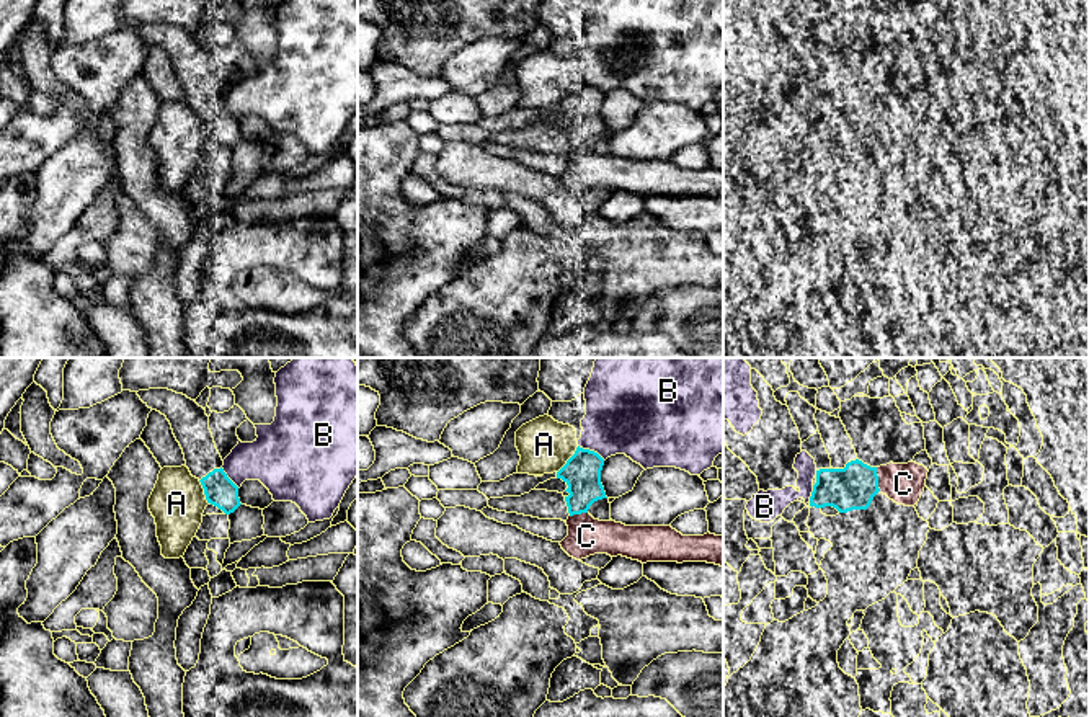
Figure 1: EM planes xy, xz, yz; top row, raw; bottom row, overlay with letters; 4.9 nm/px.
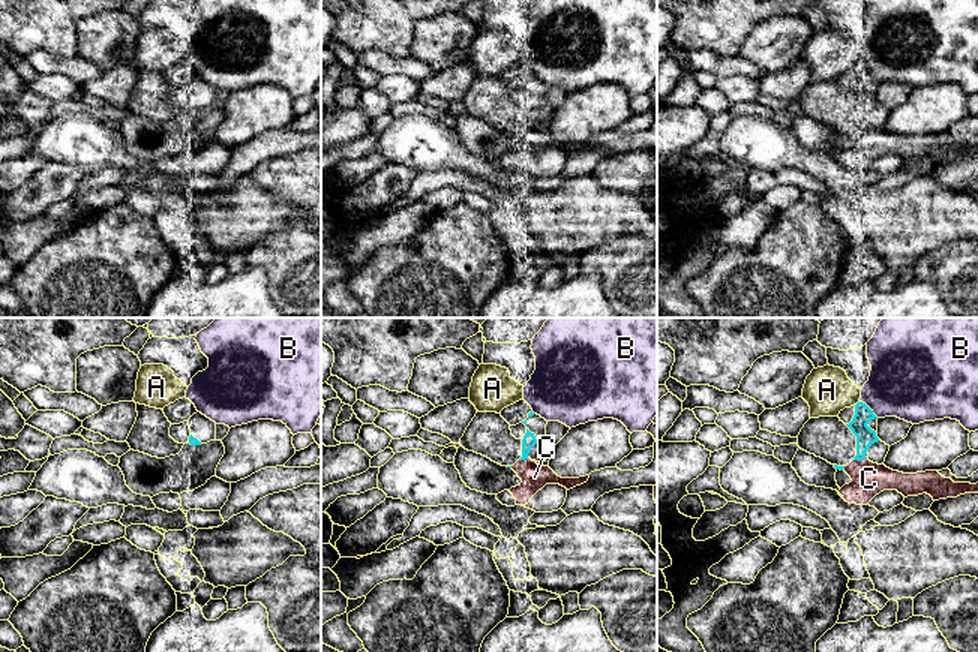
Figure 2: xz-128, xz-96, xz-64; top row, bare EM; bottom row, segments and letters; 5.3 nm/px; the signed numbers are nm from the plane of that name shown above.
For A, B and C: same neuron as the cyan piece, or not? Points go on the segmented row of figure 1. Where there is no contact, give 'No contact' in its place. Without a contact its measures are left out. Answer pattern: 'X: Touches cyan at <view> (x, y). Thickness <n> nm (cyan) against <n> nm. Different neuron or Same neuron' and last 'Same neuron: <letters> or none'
A: Touches cyan at xz (568, 459). Thickness 190 nm (cyan) against 260 nm. Different neuron
B: Touches cyan at xz (591, 451). Thickness 190 nm (cyan) against 400 nm. Different neuron
C: Touches cyan at yz (877, 479). Thickness 220 nm (cyan) against 200 nm. Different neuron
Same neuron: none

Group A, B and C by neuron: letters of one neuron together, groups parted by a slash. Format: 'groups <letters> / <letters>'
groups A / B / C

